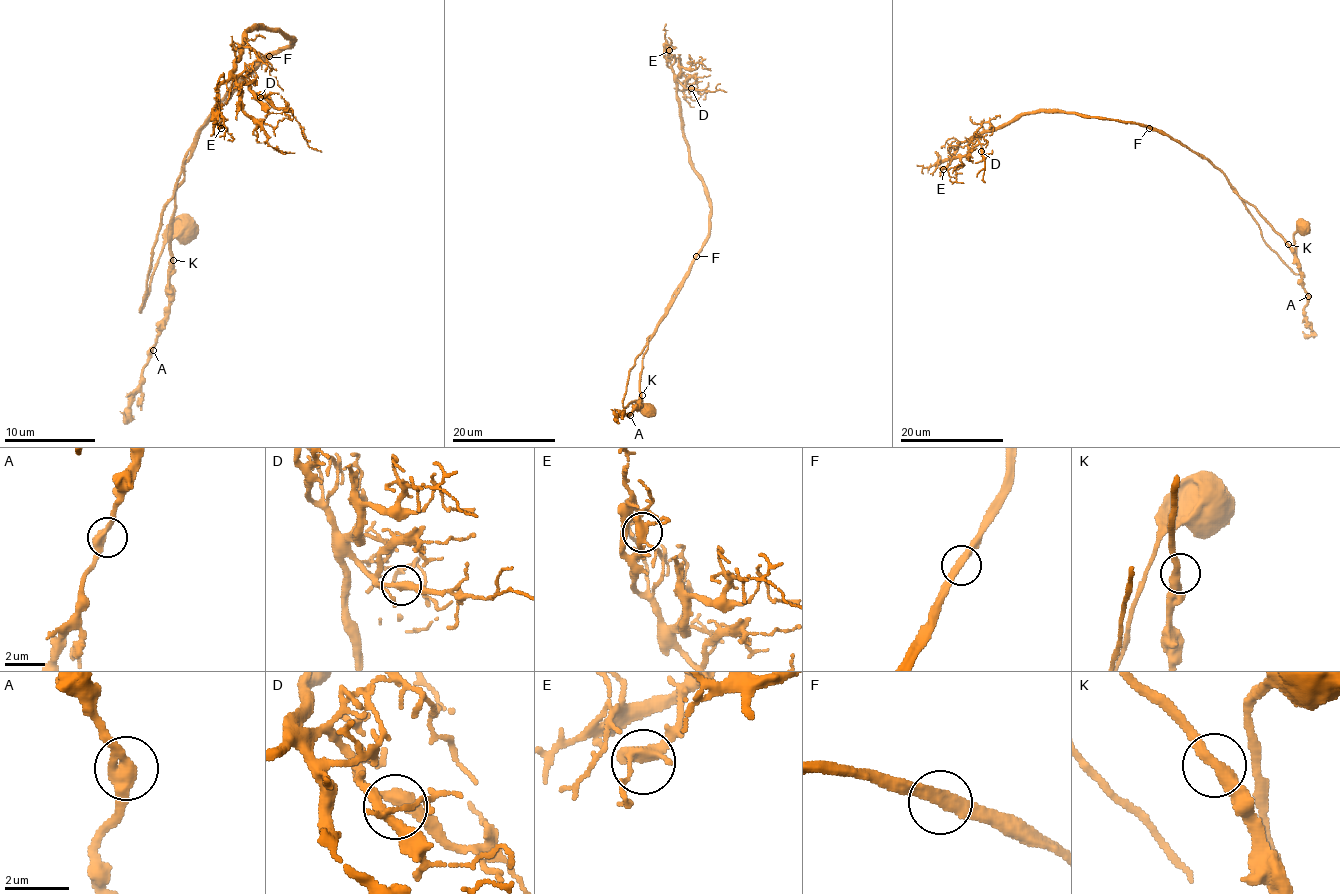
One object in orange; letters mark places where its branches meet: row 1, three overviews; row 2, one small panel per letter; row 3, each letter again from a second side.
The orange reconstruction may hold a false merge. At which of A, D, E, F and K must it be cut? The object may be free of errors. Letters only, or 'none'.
none

